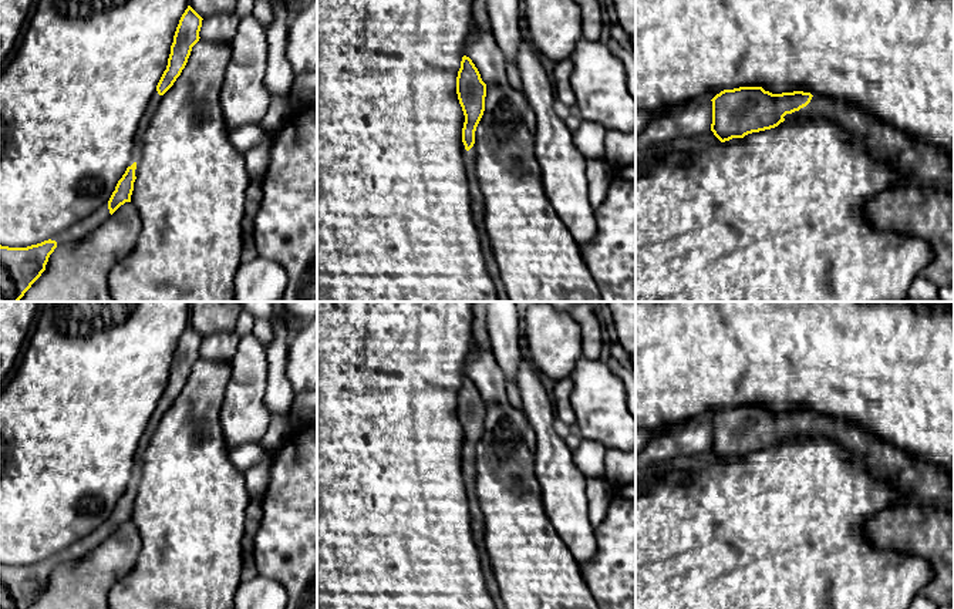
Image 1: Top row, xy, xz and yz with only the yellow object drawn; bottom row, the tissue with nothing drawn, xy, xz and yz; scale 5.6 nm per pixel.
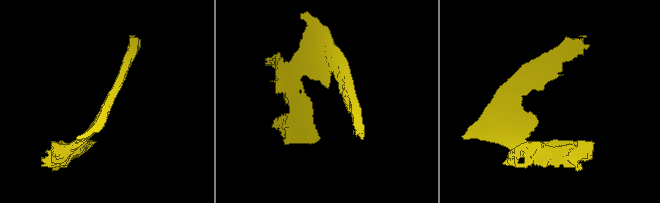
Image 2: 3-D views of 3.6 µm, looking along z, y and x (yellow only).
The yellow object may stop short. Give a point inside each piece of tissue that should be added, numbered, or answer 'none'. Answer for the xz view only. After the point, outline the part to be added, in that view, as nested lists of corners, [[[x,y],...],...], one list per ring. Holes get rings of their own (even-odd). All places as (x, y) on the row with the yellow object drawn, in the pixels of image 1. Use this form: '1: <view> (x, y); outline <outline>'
1: xz (469, 157); outline [[[462,142],[462,159],[463,159],[465,172],[468,178],[468,188],[471,194],[472,218],[473,218],[476,232],[479,236],[479,243],[481,243],[481,248],[485,256],[488,275],[496,290],[498,302],[510,302],[505,283],[502,282],[500,275],[499,275],[499,268],[493,256],[493,248],[491,243],[491,238],[485,229],[485,208],[483,208],[482,191],[481,191],[479,181],[476,176],[475,144],[469,151],[466,151]]]

